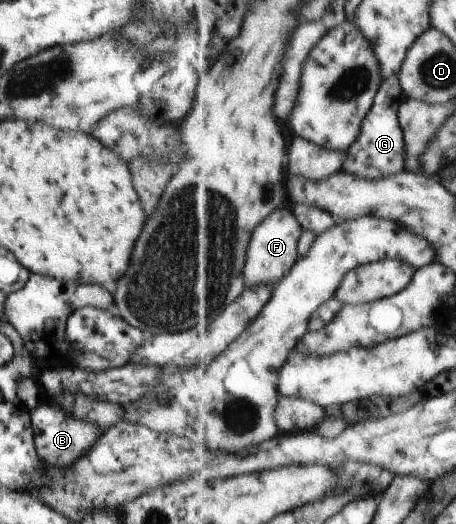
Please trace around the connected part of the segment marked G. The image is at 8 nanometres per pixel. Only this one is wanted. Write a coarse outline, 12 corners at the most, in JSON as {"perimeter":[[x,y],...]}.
{"perimeter":[[399,74],[385,80],[343,171],[378,181],[407,170]]}

